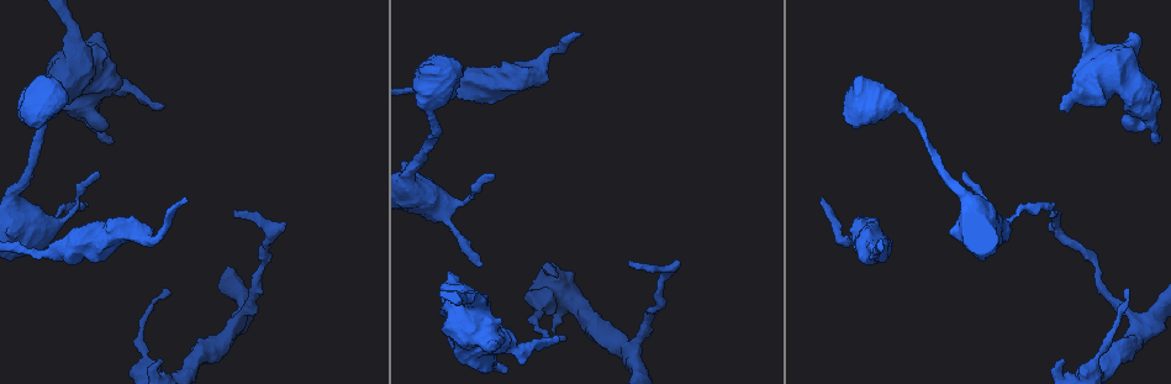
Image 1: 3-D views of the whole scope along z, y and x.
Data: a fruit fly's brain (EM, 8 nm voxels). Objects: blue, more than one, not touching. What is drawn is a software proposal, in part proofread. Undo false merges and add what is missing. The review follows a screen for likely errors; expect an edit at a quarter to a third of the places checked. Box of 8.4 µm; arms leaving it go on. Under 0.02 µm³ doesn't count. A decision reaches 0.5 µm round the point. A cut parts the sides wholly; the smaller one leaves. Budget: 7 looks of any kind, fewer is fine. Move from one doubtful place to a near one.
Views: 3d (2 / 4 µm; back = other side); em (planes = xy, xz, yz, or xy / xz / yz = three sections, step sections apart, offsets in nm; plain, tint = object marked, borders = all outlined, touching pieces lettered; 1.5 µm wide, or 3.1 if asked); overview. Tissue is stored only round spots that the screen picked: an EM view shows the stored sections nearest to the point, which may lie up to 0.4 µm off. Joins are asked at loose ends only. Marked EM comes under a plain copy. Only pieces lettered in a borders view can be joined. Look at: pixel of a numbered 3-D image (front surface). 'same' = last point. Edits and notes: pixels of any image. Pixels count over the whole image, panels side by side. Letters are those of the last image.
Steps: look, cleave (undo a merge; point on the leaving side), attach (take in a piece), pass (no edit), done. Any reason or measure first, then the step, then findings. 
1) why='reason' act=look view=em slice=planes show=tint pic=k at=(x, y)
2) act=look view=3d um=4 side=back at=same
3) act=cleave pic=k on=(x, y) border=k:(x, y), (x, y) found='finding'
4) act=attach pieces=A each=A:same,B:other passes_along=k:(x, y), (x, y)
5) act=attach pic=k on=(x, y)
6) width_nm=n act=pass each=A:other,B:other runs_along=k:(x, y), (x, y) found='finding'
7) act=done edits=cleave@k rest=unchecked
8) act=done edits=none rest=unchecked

why='calibre changes' act=look view=3d um=4 pic=1 at=(427, 111)

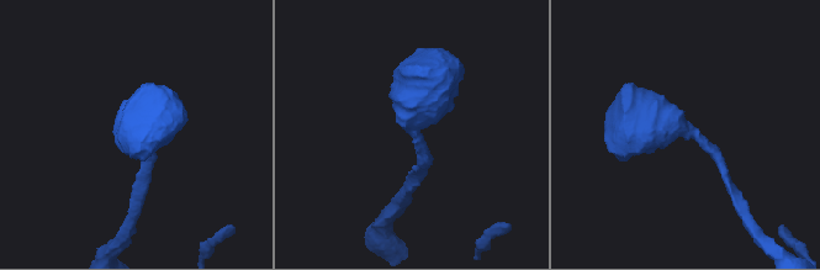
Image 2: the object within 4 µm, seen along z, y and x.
arm_widths_nm=170,750 why='need the tissue' act=look view=em slice=planes show=borders pic=2 at=(413, 129)

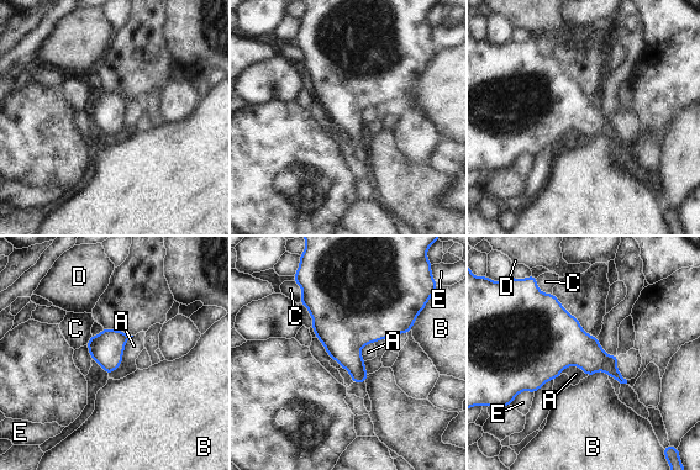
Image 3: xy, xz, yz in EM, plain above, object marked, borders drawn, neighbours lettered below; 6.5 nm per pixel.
act=pass each=A:other,B:other,C:other,D:other,E:other border=3:(133, 336), (108, 375) found='all the same neuron'

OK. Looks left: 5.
why='stops while still wide' act=look view=3d um=4 side=back pic=1 at=(451, 278)

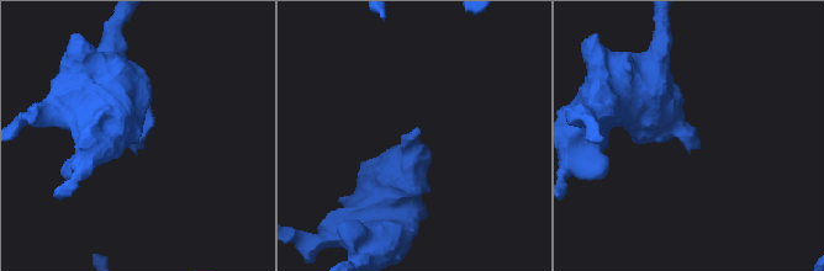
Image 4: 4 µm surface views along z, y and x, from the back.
act=look view=em slice=xz step=8 show=borders pic=4 at=(412, 138)

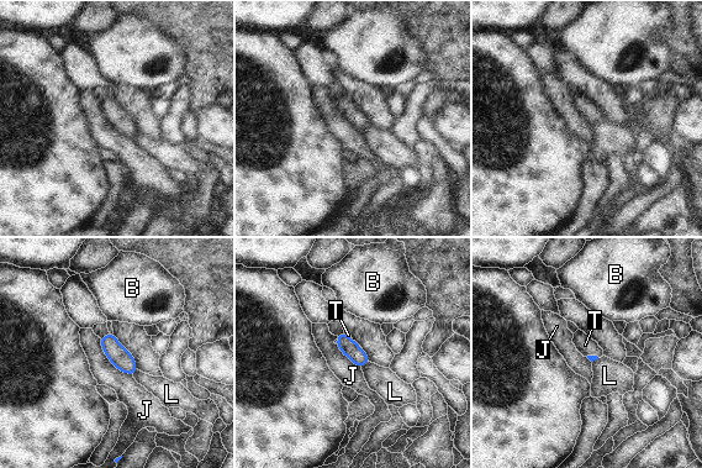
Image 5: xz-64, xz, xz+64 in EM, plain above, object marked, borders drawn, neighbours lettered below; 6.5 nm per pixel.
why='another direction' act=look view=em slice=yz step=4 show=borders at=same

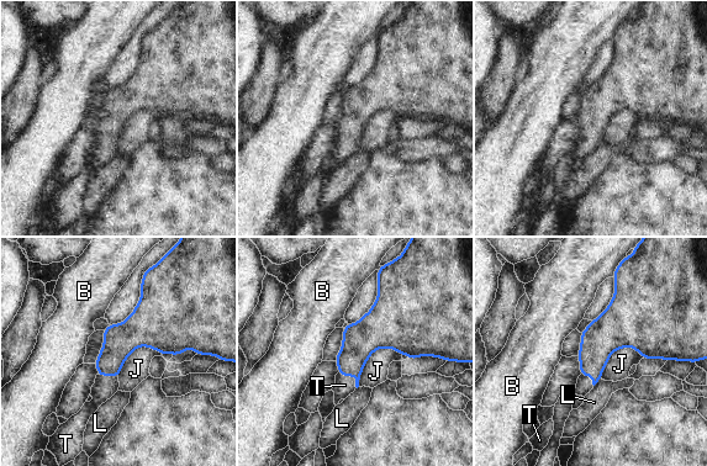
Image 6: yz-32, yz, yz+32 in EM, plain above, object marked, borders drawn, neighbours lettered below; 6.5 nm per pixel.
act=attach pieces=T each=B:other,J:other,L:other,T:same passes_along=6:(360, 339), (352, 375), (344, 385) found='it goes on there'

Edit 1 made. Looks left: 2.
act=done edits=attach@6 rest=unchecked

